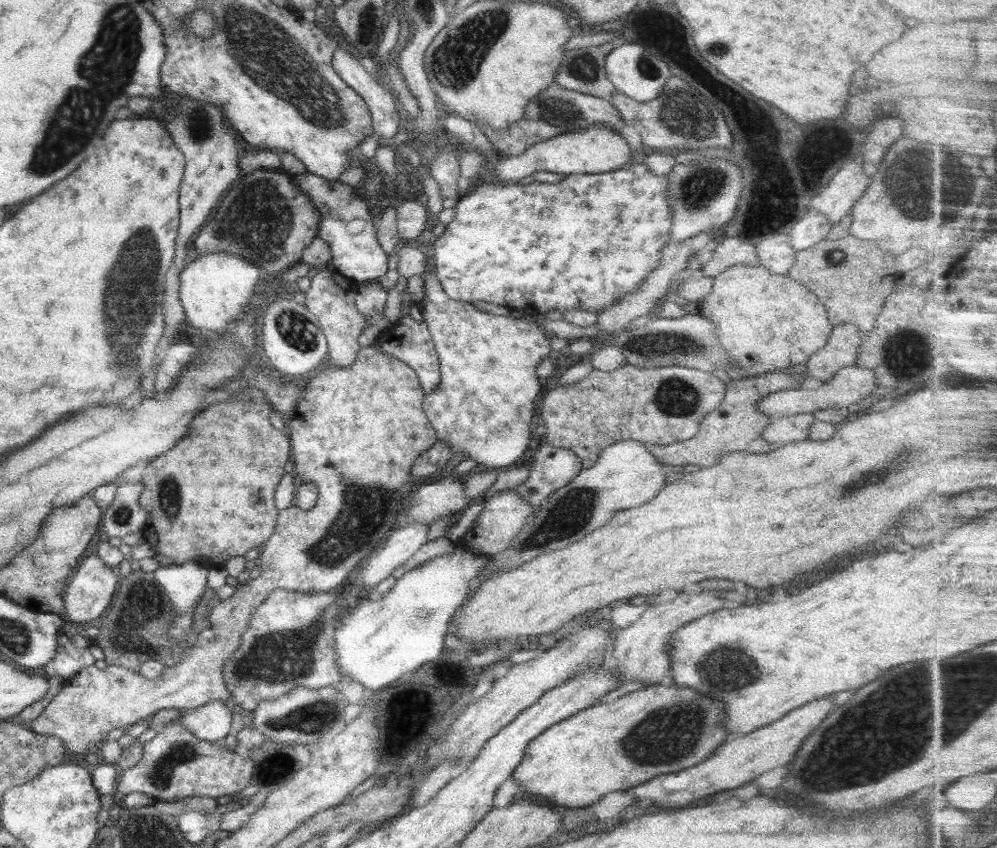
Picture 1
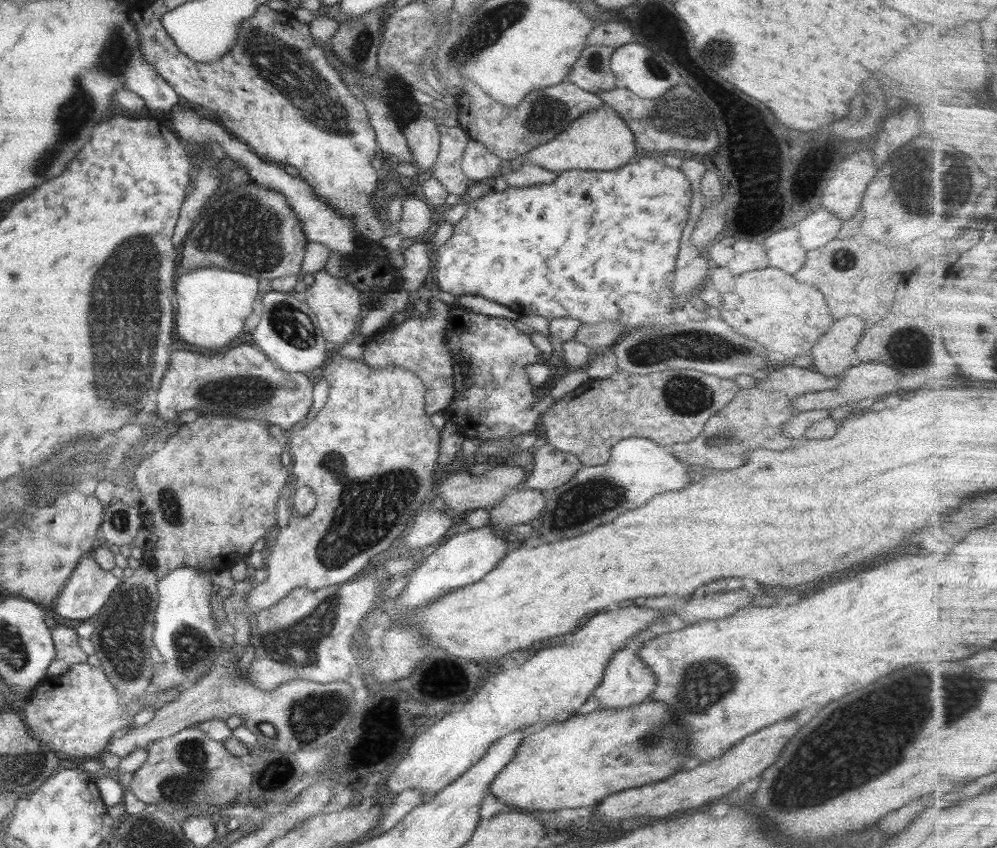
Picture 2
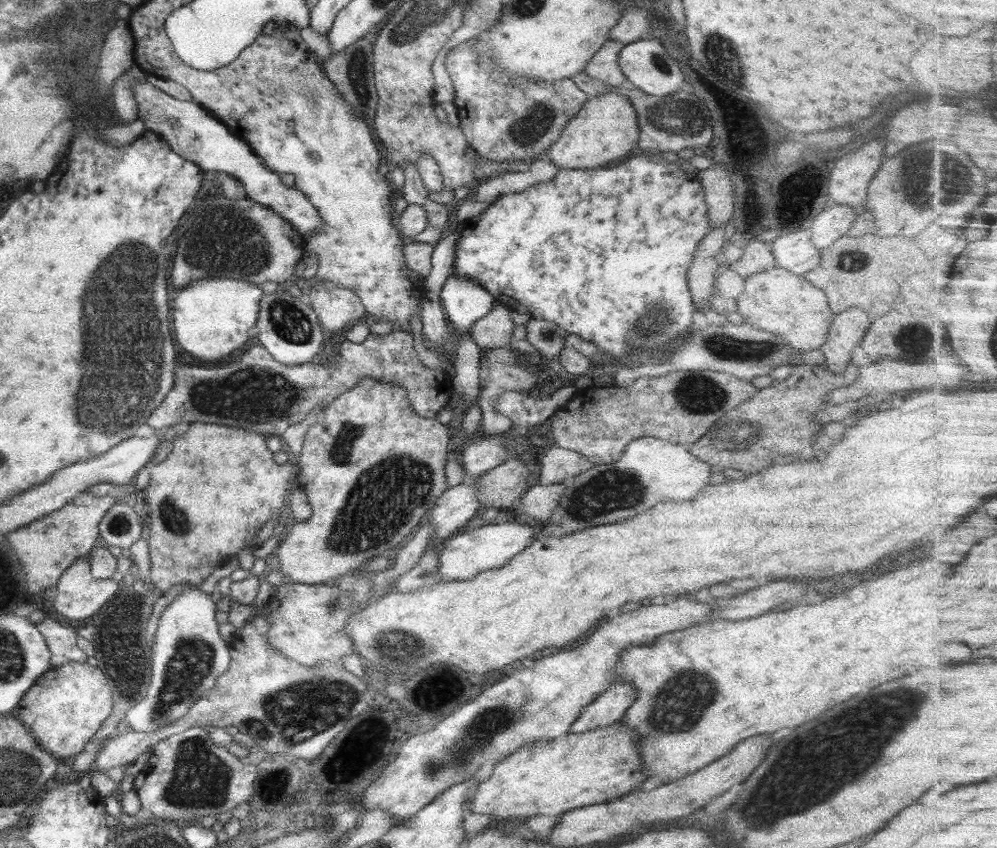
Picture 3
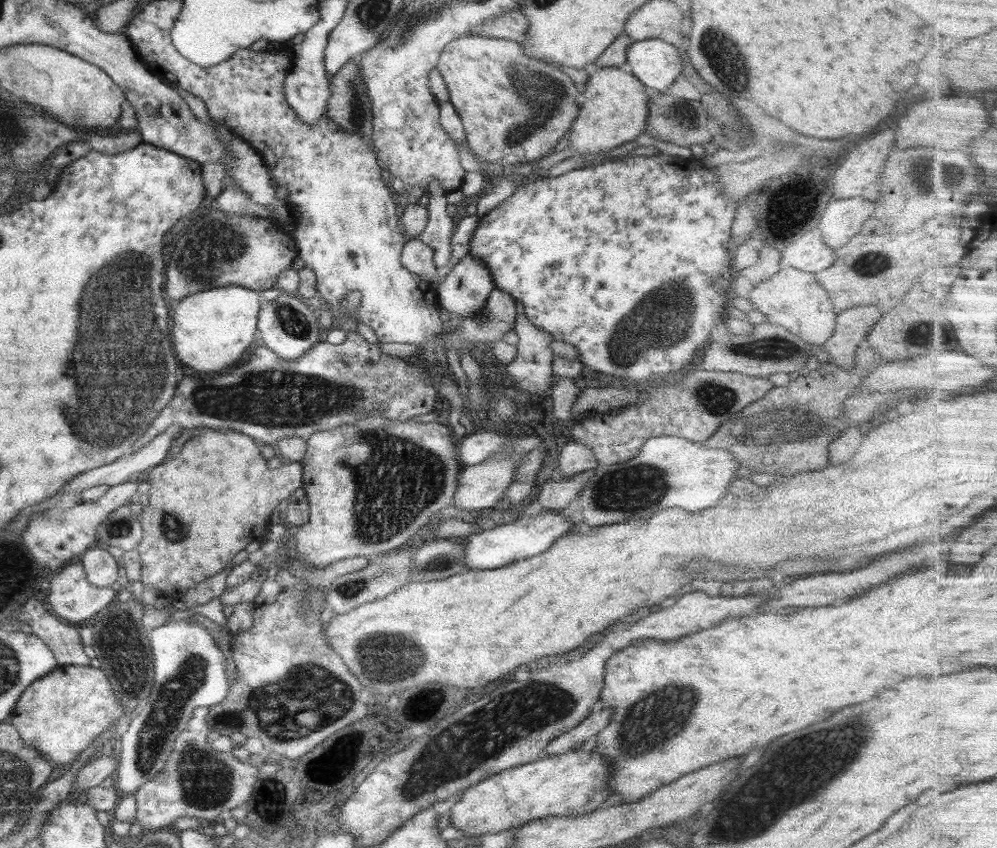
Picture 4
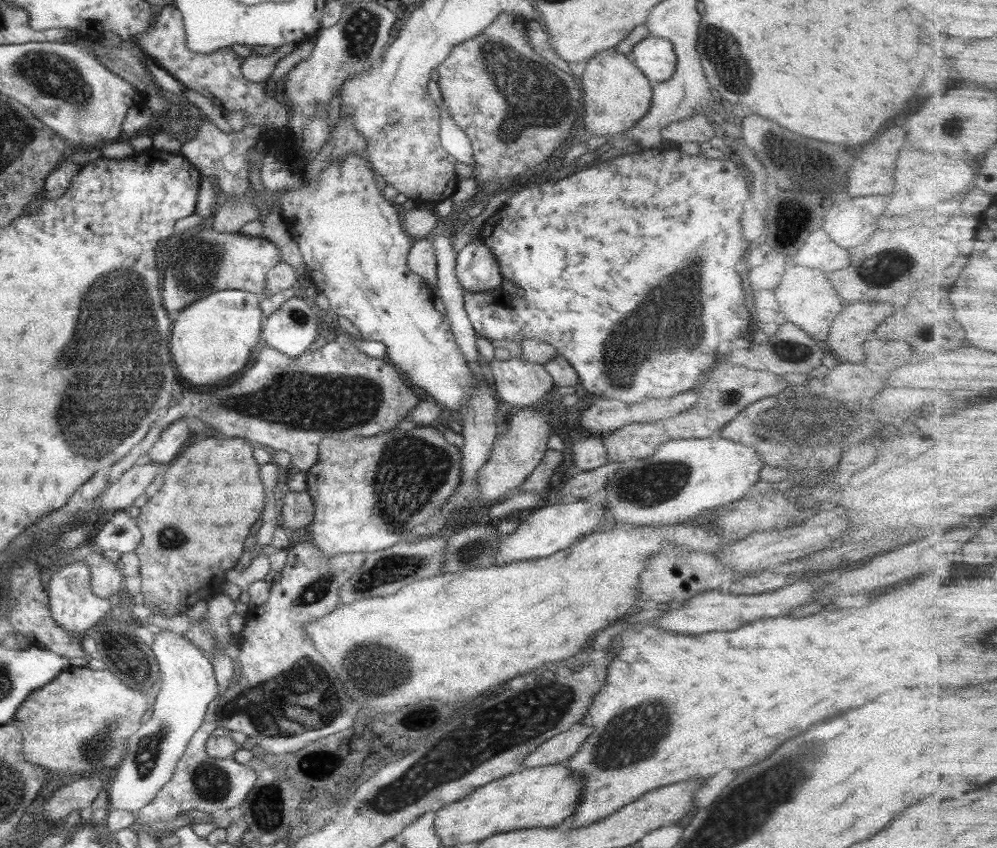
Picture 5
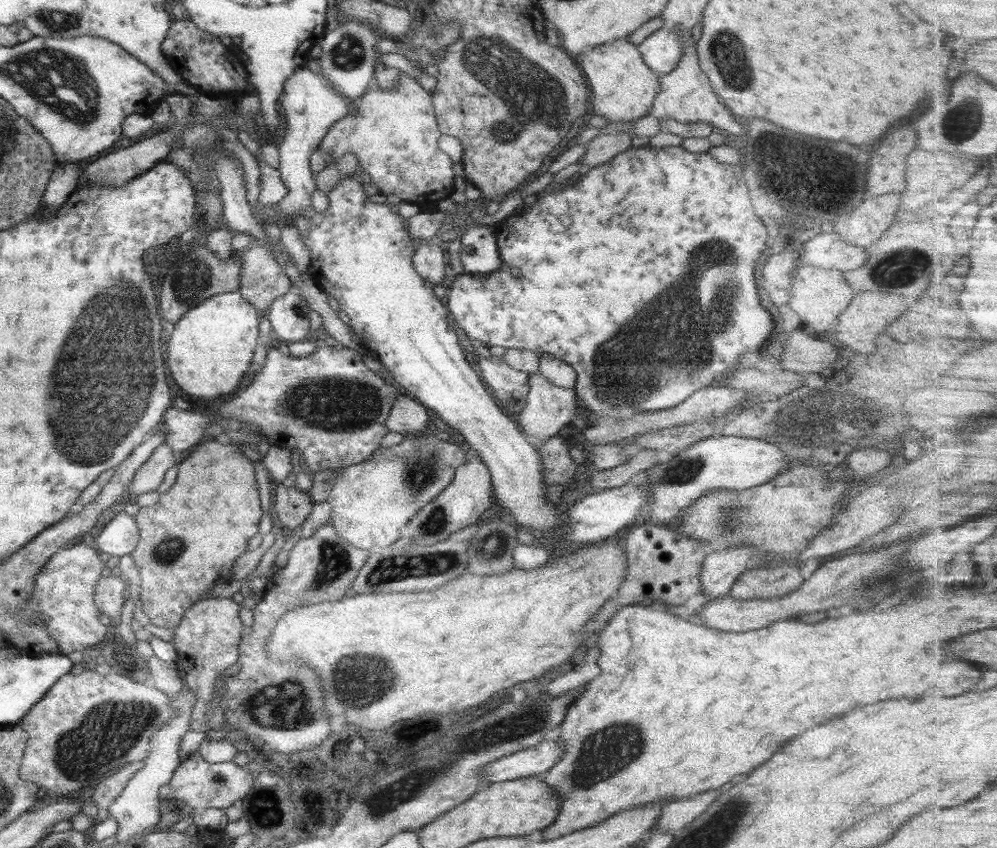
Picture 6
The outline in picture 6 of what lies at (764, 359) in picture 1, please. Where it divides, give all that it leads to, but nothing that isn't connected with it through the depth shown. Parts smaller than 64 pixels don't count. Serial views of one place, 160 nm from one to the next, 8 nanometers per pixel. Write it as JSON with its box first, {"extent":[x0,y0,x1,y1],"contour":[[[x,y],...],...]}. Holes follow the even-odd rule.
{"extent":[790,266,854,332],"contour":[[[802,266],[796,270],[792,290],[790,290],[790,306],[792,310],[810,326],[814,326],[815,332],[828,332],[838,326],[840,312],[850,304],[854,292],[848,288],[842,272],[838,270],[822,270],[814,266]]]}

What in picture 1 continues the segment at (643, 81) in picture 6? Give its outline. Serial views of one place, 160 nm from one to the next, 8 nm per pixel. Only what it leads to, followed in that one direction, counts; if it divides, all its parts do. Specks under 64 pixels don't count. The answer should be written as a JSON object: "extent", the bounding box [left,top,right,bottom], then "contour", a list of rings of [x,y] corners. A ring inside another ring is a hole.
{"extent":[493,126,630,183],"contour":[[[591,126],[546,139],[529,146],[518,156],[503,156],[498,165],[493,167],[498,178],[507,180],[508,183],[516,183],[528,181],[531,174],[539,170],[565,175],[612,172],[622,168],[630,158],[630,147],[620,133],[606,126]]]}

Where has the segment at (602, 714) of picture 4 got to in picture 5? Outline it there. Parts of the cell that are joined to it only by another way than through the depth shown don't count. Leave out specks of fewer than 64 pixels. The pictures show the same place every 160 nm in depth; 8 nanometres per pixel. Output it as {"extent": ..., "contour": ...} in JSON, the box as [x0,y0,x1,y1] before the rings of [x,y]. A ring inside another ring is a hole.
{"extent":[525,723,593,768],"contour":[[[574,723],[570,730],[561,732],[543,742],[534,752],[526,756],[525,768],[561,764],[574,756],[580,745],[587,739],[593,727]]]}

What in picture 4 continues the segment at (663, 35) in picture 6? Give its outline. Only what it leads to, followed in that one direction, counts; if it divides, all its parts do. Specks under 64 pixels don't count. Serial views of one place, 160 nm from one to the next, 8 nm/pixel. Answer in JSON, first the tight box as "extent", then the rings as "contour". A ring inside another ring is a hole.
{"extent":[626,39,684,93],"contour":[[[662,39],[633,41],[628,47],[626,60],[632,74],[642,84],[661,93],[665,93],[684,70],[676,46]]]}

